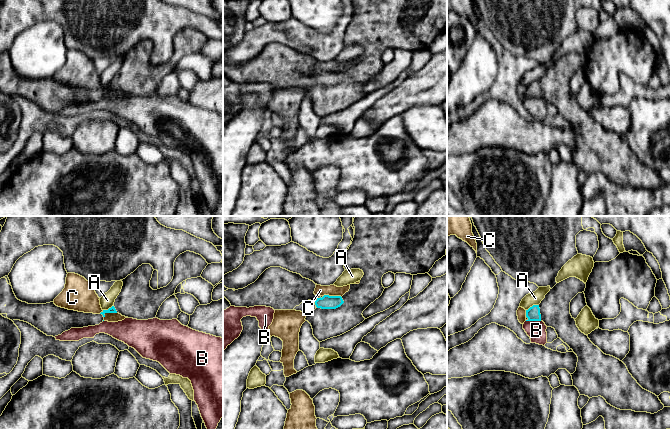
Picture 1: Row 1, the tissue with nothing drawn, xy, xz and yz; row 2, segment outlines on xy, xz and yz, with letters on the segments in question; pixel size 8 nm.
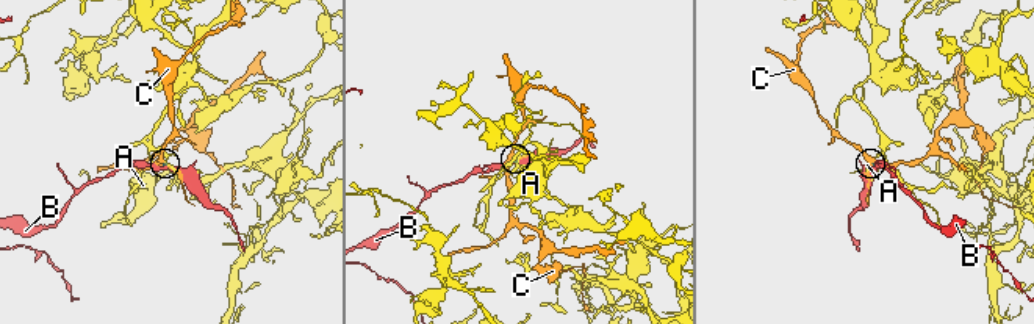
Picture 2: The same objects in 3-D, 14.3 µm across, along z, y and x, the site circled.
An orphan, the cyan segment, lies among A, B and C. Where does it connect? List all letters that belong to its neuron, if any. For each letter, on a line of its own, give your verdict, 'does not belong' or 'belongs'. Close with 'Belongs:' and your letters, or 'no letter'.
A: does not belong
B: does not belong
C: does not belong
Belongs: no letter

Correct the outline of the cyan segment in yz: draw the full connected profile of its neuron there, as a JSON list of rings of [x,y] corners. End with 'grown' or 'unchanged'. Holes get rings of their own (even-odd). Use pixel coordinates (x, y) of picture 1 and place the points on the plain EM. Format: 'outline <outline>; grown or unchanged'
outline [[[569,53],[557,59],[545,71],[539,81],[526,86],[526,97],[543,97],[547,103],[555,105],[558,114],[566,119],[578,133],[576,147],[571,150],[573,162],[580,171],[603,173],[608,180],[620,186],[657,189],[664,184],[658,172],[643,165],[629,149],[626,141],[619,135],[604,130],[595,122],[587,111],[582,109],[570,90],[570,78],[578,70],[585,67],[586,60],[576,53]]]; grown

